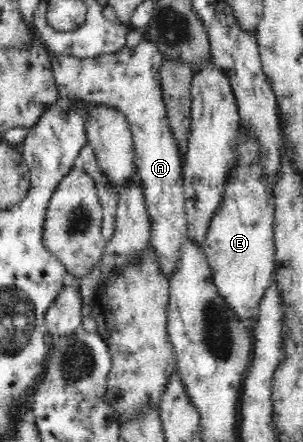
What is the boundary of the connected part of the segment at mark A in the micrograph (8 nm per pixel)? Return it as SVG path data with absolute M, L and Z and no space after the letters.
M145 37L135 47L125 47L97 58L79 59L65 54L50 56L61 97L83 100L90 105L107 104L123 112L127 118L134 143L136 174L143 186L151 220L150 242L159 268L170 279L178 268L182 243L189 237L181 153L171 132L162 96L160 69L163 59L159 48Z

